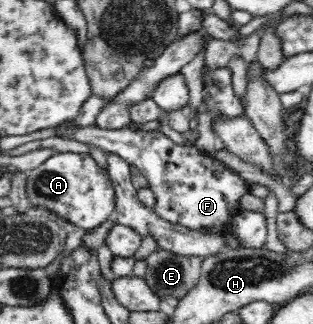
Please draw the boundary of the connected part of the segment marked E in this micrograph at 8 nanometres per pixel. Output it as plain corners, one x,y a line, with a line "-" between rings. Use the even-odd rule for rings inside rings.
157,250
146,258
147,271
144,281
157,298
183,300
193,288
202,272
199,256
177,256
166,250

